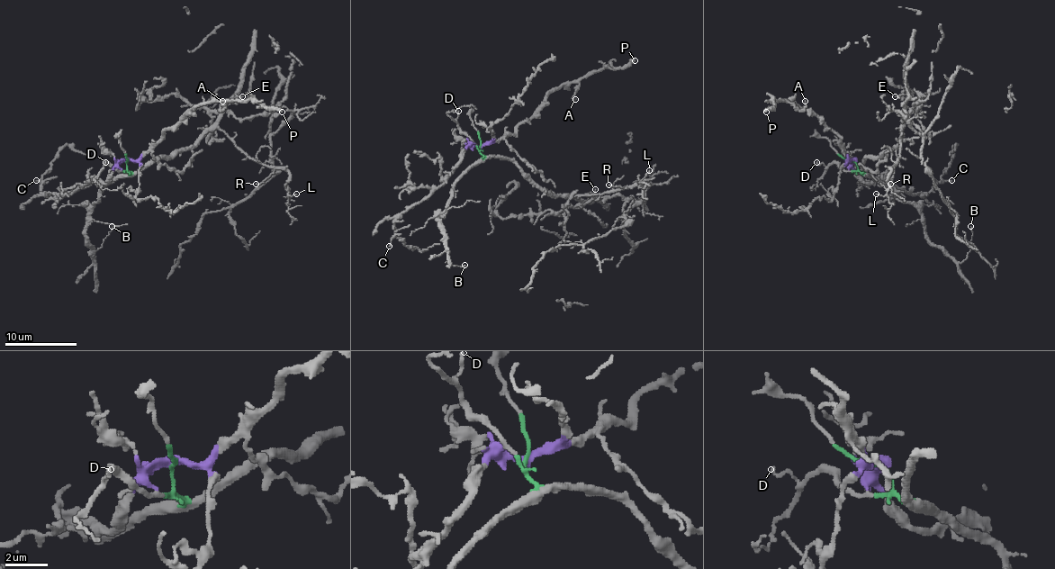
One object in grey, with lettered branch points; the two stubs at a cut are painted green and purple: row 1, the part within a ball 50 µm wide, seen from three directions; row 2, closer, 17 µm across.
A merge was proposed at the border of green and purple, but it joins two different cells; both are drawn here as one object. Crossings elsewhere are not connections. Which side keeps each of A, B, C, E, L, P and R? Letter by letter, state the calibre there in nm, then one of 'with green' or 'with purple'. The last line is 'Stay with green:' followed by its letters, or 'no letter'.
A: 150 nm thick; with purple
B: 100 nm thick; with green
C: 130 nm thick; with purple
E: 130 nm thick; with green
L: 140 nm thick; with green
P: 360 nm thick; with purple
R: 110 nm thick; with green
Stay with green: B, E, L, R

